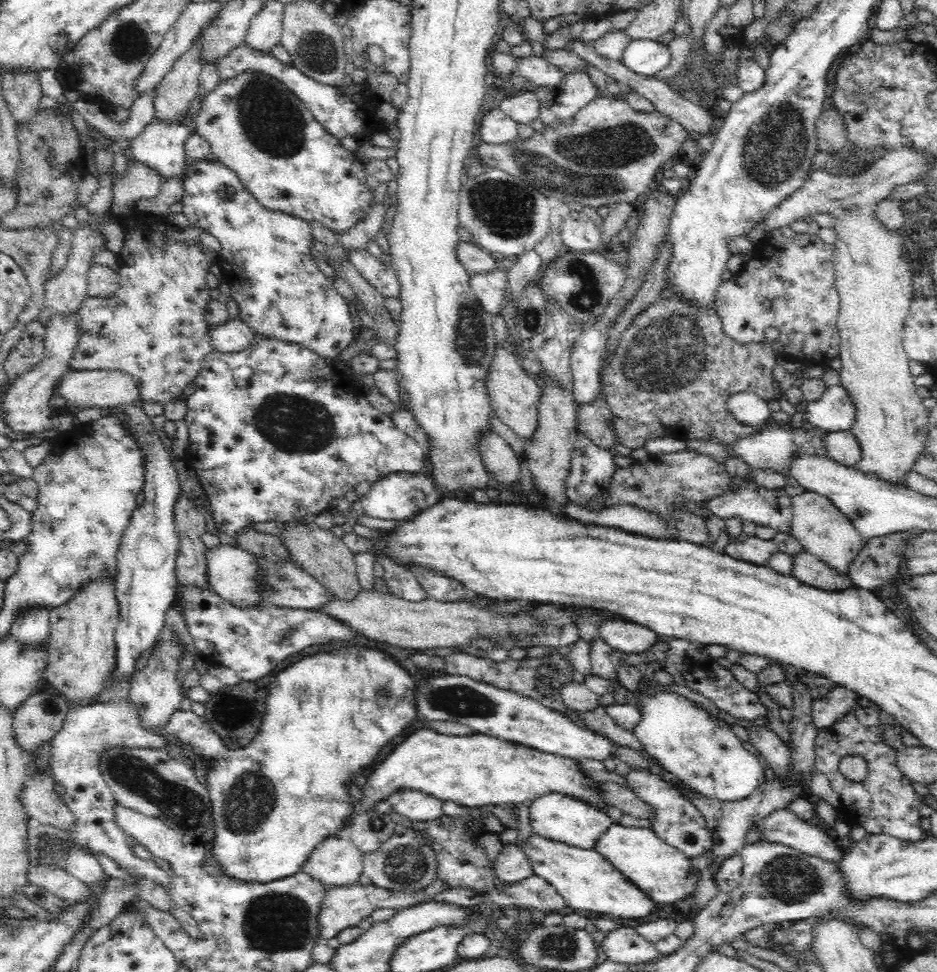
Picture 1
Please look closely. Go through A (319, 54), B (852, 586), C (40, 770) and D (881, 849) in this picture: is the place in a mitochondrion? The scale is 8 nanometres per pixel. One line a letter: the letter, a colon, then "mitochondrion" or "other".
A: mitochondrion
B: other
C: other
D: other

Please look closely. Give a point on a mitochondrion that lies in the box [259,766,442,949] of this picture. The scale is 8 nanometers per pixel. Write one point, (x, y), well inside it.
(406, 865)

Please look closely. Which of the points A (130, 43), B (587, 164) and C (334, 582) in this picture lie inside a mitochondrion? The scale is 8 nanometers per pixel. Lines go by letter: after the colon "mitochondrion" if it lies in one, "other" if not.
A: mitochondrion
B: mitochondrion
C: other

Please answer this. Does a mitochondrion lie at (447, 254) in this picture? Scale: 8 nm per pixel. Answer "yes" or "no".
no

